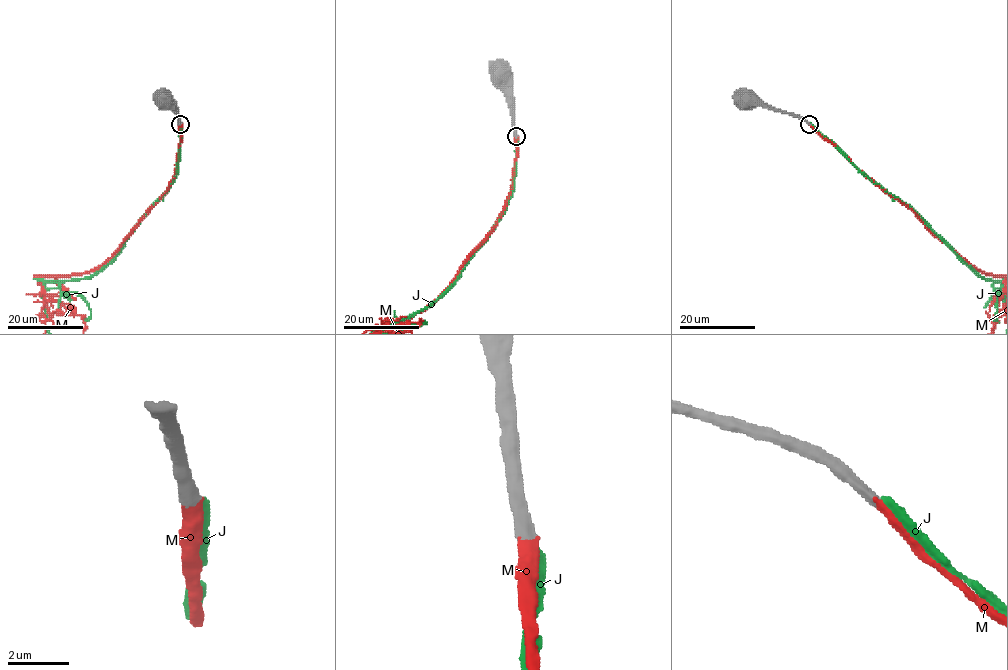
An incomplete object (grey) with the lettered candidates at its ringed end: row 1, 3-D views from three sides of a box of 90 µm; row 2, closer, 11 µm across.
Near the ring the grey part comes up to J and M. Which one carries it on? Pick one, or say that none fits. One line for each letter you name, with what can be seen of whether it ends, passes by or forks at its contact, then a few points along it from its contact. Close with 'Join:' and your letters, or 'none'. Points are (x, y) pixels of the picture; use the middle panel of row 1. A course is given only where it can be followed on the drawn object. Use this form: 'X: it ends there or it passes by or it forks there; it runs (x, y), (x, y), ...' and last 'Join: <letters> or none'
M: it ends there
Join: M

